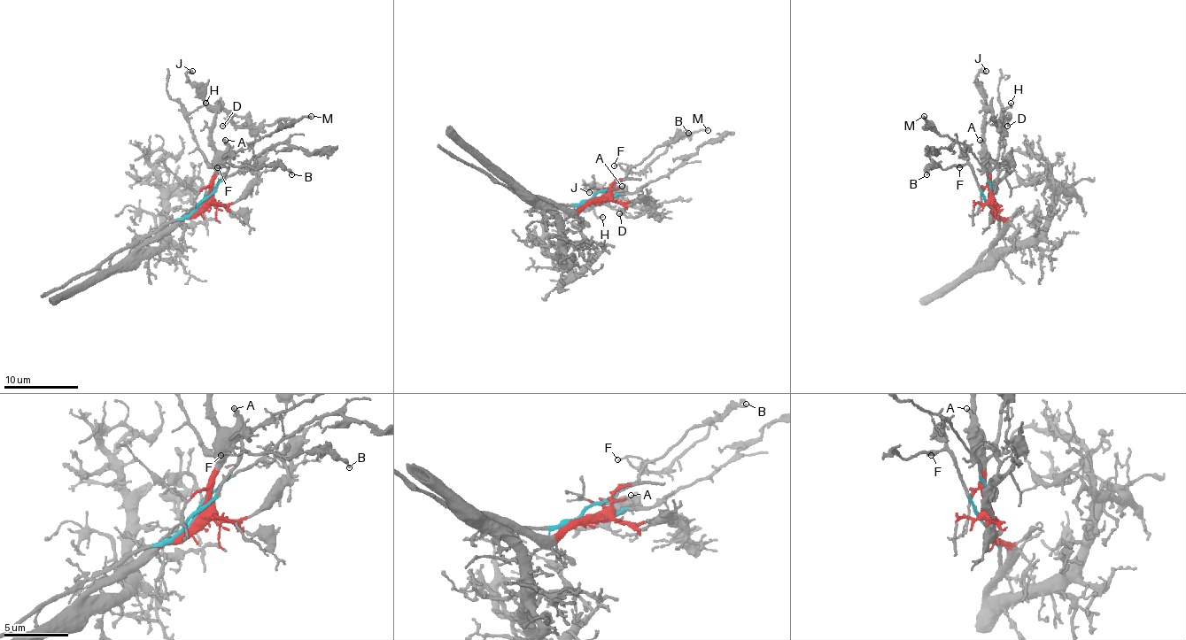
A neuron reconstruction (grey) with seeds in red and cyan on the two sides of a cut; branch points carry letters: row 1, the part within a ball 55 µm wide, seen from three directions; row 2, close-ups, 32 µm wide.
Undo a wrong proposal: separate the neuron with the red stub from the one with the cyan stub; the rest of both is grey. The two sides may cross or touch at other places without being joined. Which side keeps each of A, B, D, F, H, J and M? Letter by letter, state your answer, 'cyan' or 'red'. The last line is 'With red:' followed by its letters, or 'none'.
A: red
B: cyan
D: red
F: cyan
H: red
J: red
M: cyan
With red: A, D, H, J

